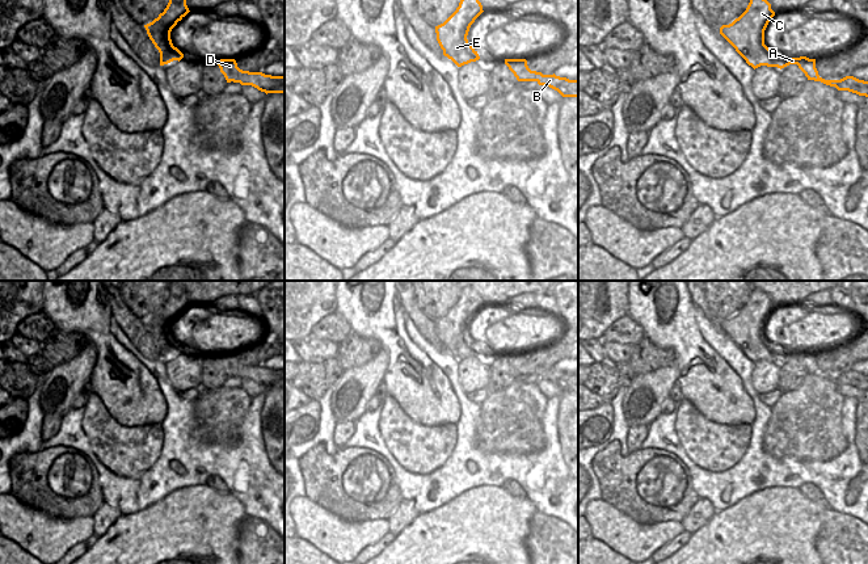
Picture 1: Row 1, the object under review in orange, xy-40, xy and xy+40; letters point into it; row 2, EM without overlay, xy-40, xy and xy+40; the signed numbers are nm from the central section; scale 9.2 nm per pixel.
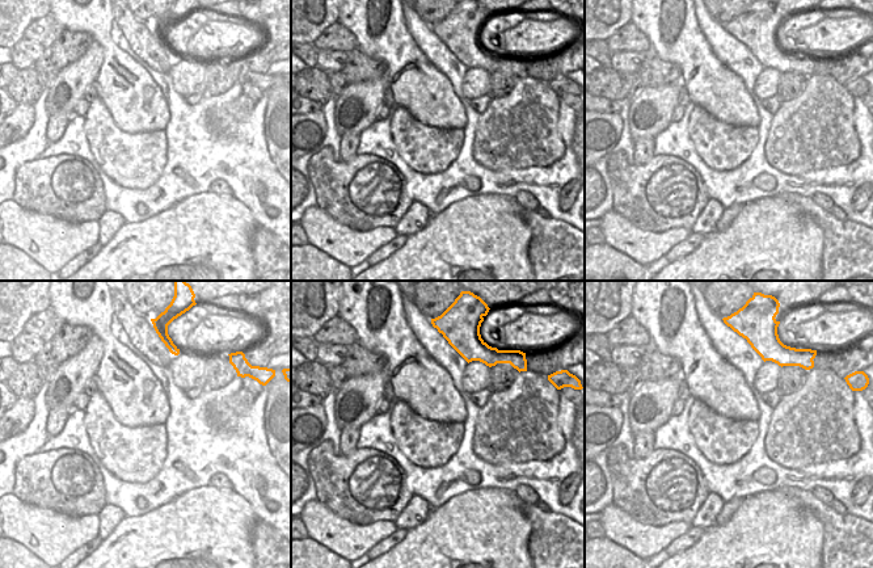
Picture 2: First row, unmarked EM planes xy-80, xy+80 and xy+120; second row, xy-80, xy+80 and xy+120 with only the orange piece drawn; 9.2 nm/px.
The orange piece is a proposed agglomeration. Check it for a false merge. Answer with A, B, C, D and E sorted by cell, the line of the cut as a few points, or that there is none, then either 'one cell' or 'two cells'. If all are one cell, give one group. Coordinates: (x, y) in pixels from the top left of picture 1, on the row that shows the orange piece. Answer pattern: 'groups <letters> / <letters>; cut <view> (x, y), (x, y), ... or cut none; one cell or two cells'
groups A C E / B D; cut xy+40 (808, 58), (803, 71); two cells

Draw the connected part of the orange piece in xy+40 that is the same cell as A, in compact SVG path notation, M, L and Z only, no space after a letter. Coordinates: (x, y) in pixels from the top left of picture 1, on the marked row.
M750 0L746 10L729 25L720 28L720 34L754 70L760 66L784 68L797 64L801 71L806 56L787 58L775 54L764 45L764 30L775 16L767 0Z

